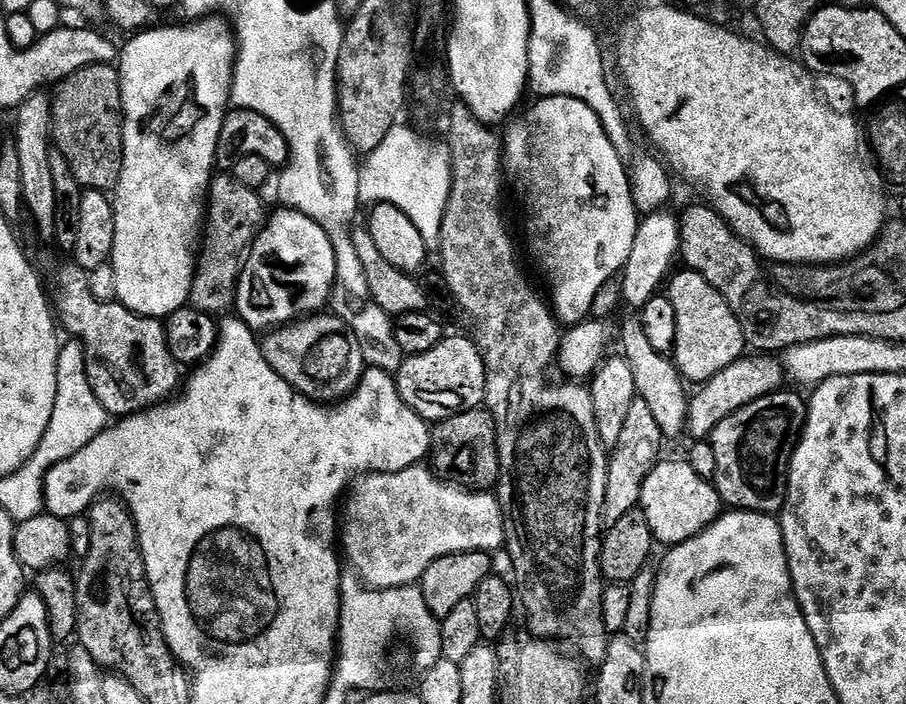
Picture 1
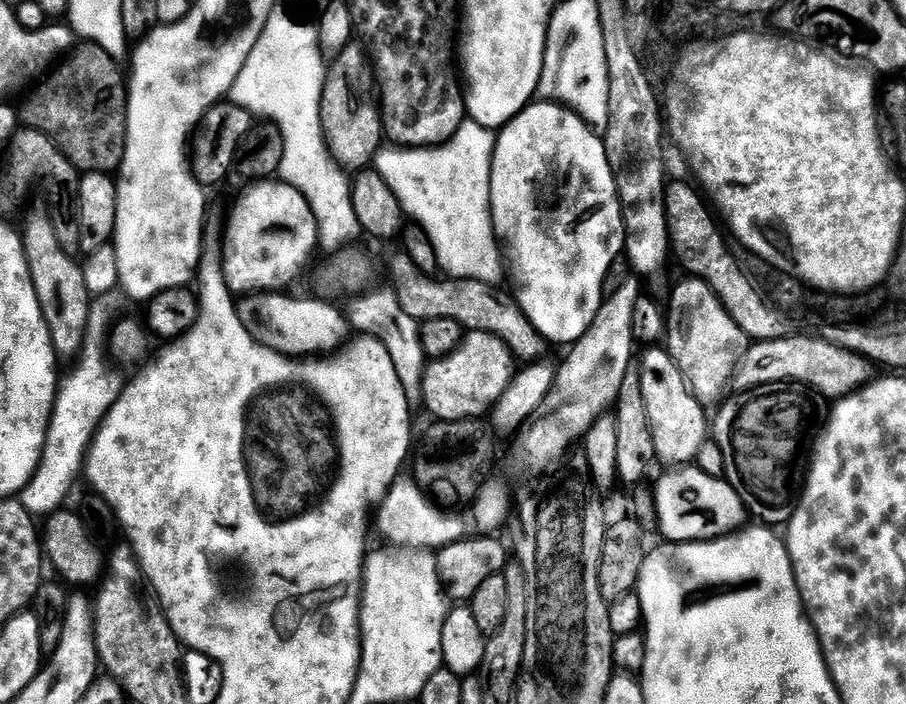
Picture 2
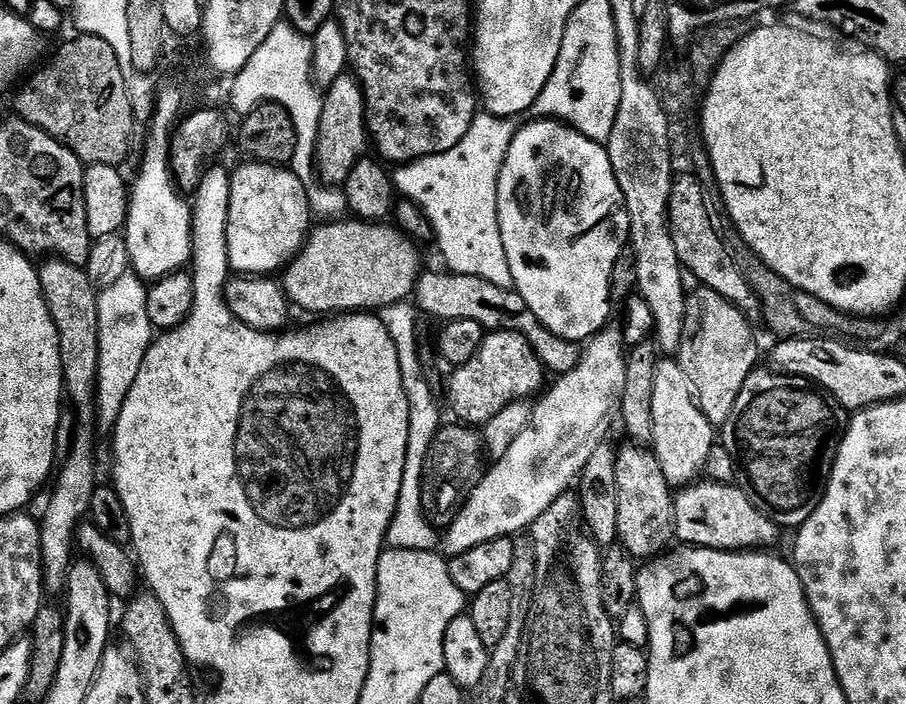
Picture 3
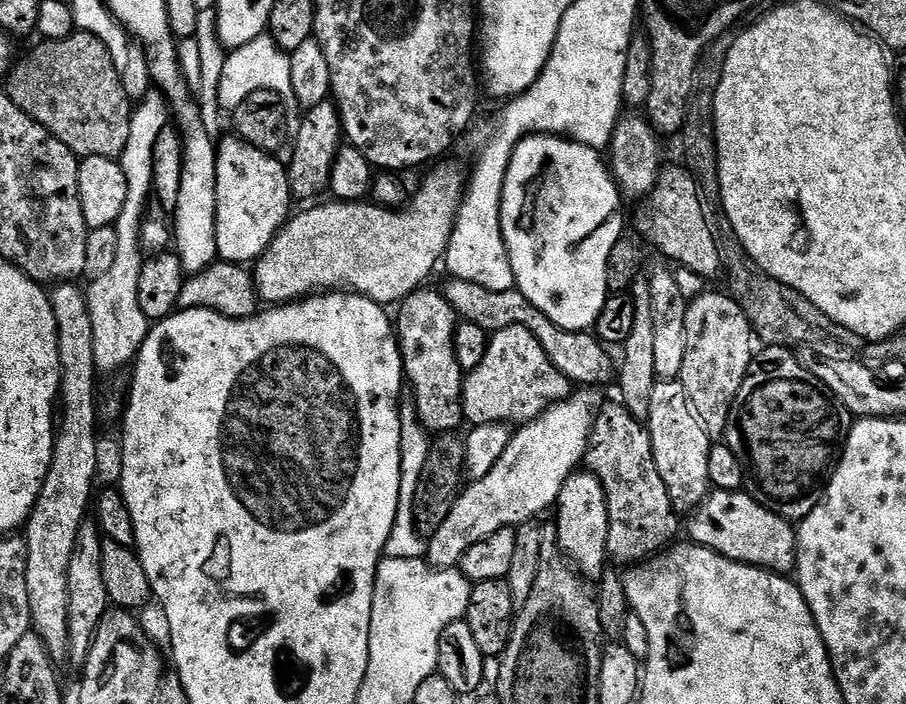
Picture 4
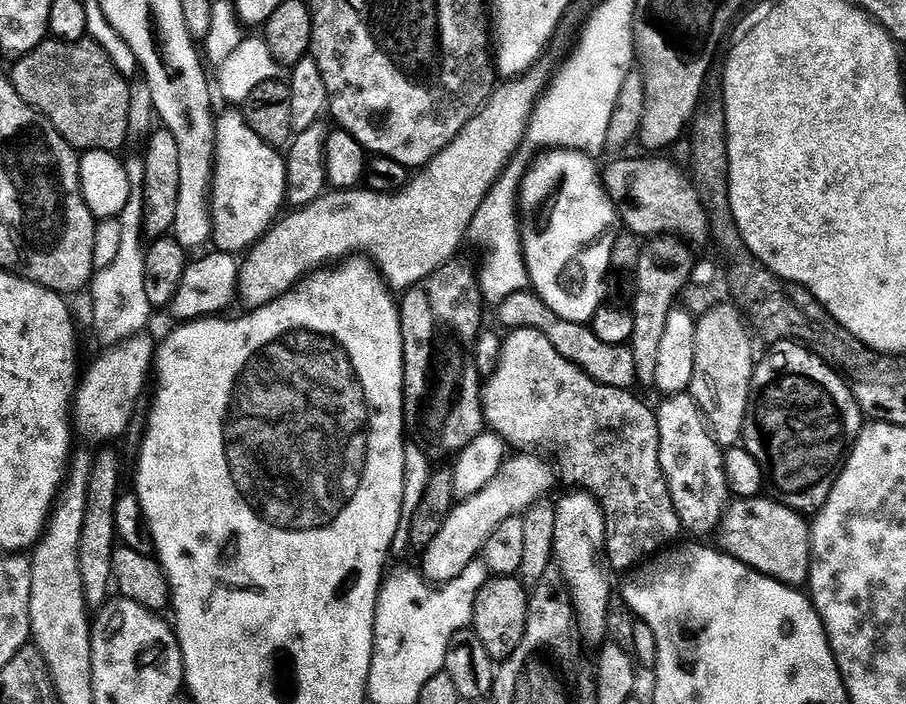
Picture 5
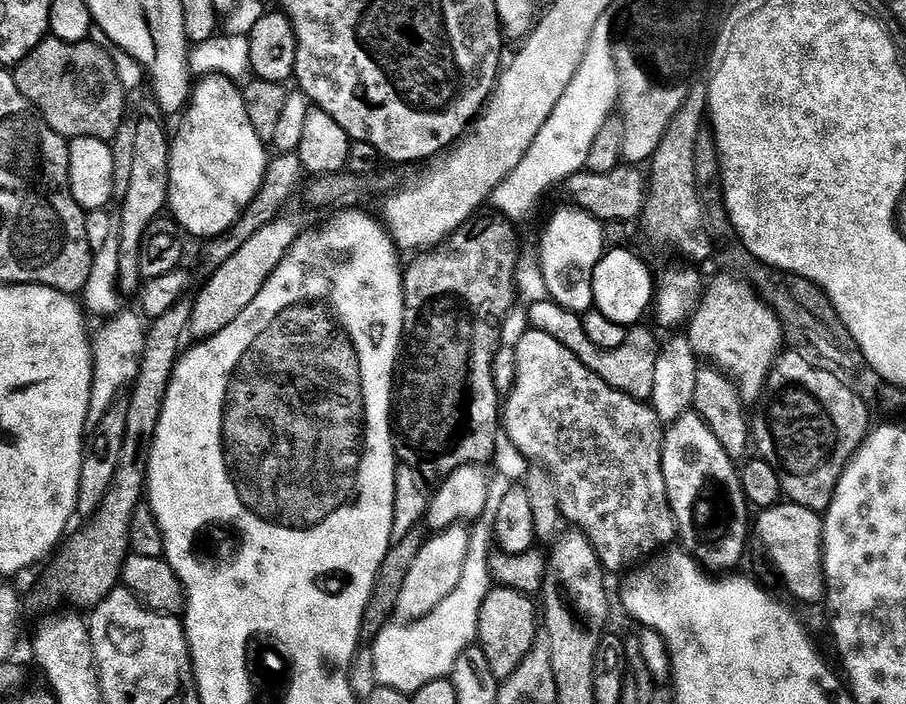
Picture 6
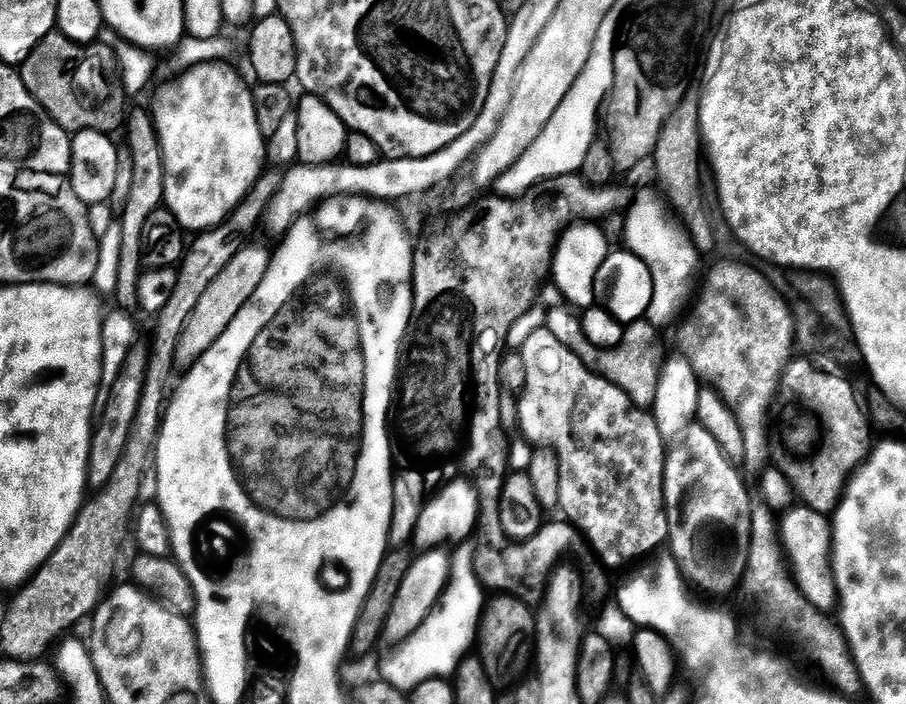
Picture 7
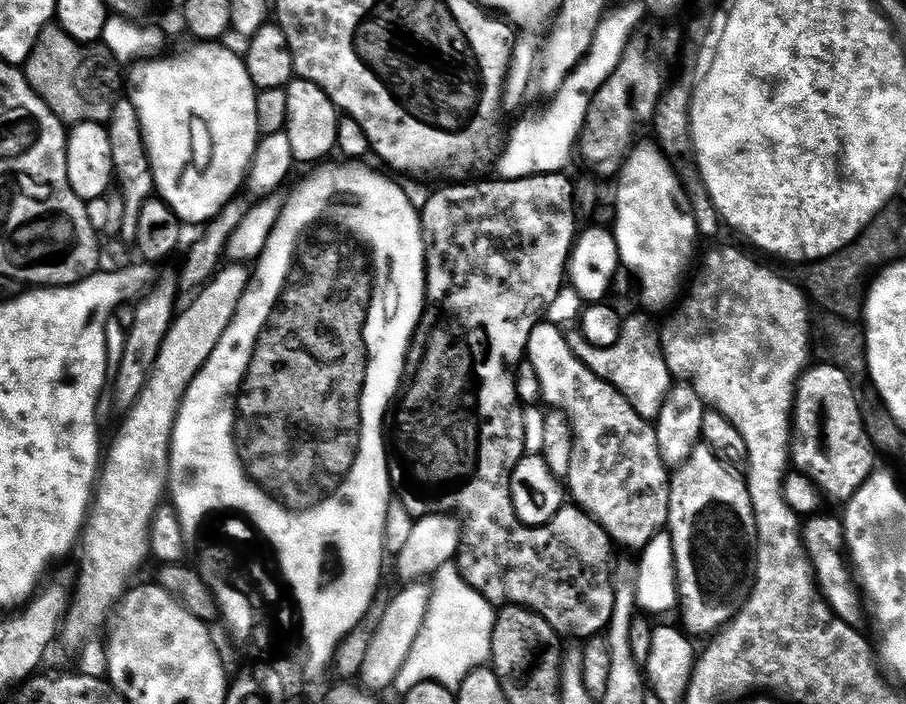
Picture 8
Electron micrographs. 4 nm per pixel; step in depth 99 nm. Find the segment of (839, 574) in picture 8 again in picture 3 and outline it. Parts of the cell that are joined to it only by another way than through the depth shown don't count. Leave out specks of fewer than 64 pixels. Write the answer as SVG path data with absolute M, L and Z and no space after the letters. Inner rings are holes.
M693 482L681 487L672 501L672 527L675 539L680 540L681 545L713 548L719 552L738 552L764 550L769 547L767 544L775 542L777 524L767 511L757 507L753 497L743 487L700 483Z

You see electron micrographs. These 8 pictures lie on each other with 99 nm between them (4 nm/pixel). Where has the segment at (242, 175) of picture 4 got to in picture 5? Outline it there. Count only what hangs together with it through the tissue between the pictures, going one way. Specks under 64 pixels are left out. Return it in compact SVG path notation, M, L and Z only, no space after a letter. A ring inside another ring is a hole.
M239 111L219 113L215 121L220 124L218 163L220 196L224 196L224 200L220 200L220 243L216 248L221 252L240 254L255 245L281 215L280 207L285 207L285 157L254 134ZM228 200L232 200L232 204L228 204ZM248 208L252 208L252 212L248 212Z

